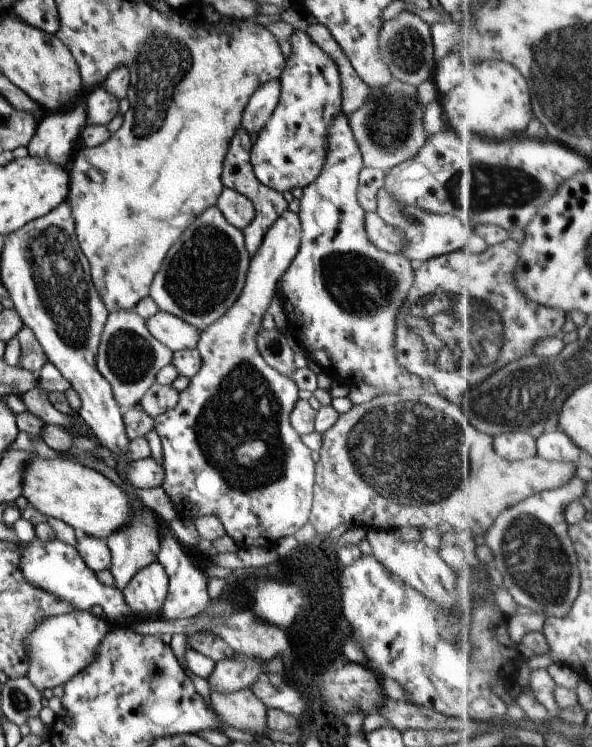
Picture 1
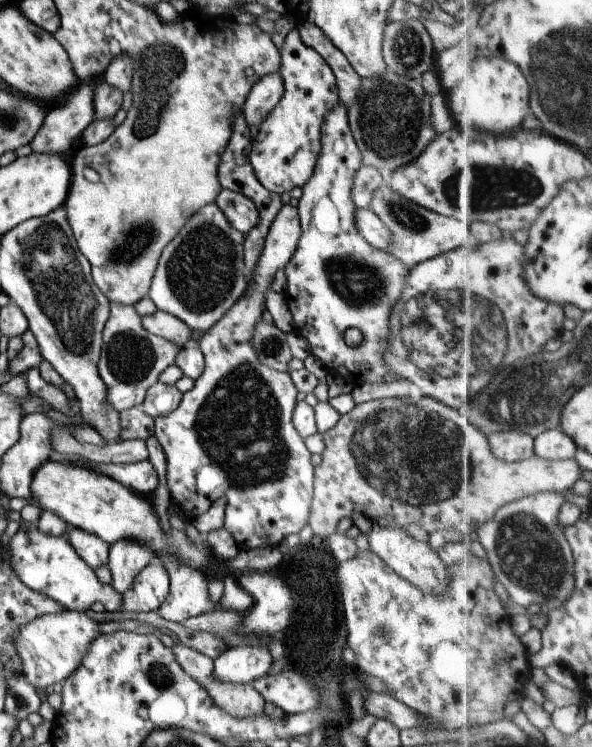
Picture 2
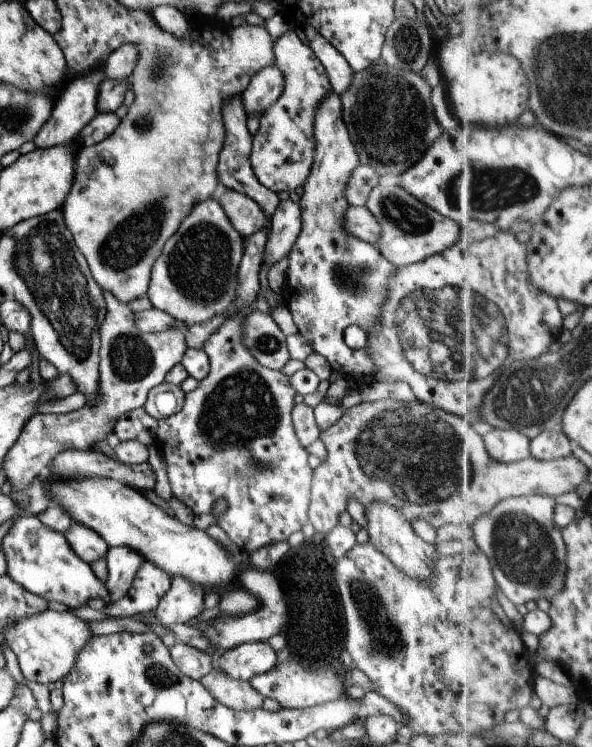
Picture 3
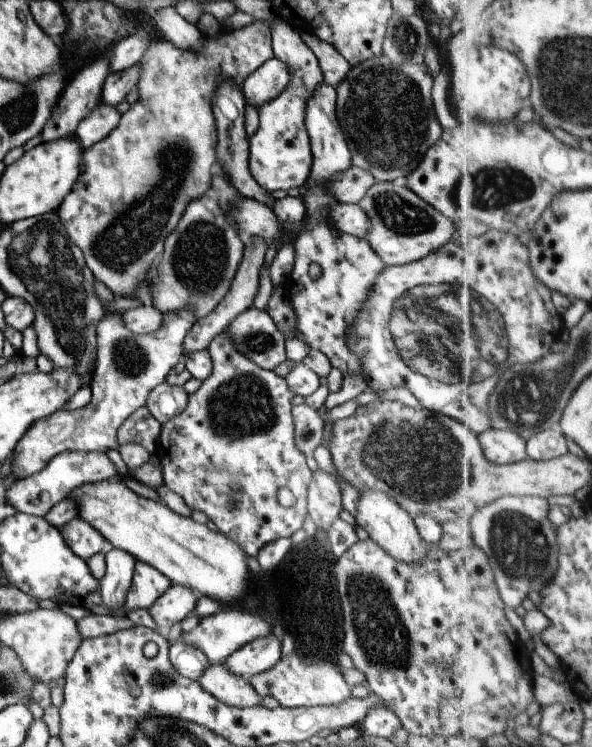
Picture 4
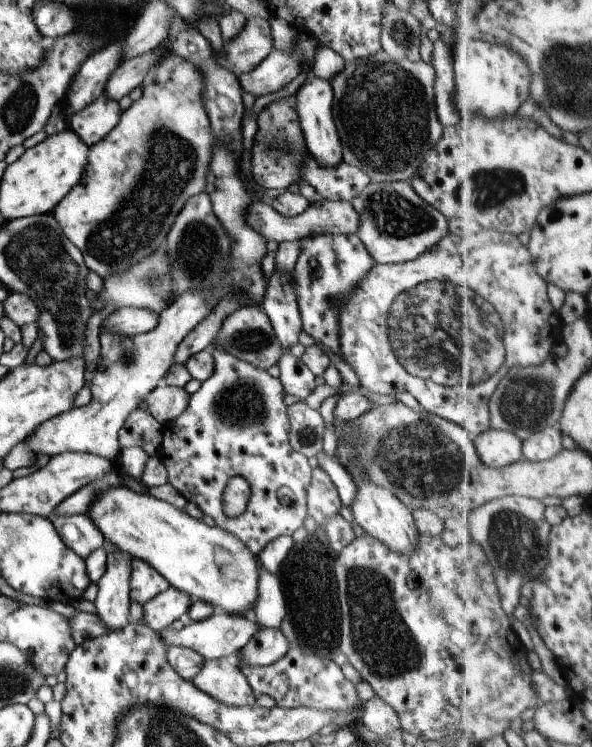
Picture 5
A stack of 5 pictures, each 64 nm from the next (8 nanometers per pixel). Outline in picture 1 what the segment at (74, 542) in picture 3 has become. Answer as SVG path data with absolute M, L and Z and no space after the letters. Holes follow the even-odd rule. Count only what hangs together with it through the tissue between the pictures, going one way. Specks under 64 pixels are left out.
M77 534L75 546L83 564L93 574L109 570L111 566L110 552L104 539L98 539L89 535Z

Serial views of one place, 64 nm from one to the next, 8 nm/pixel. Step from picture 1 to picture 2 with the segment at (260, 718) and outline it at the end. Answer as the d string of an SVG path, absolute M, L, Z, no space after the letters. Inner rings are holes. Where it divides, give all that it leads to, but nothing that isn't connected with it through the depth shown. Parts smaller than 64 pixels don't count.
M212 674L200 683L213 704L237 720L264 713L265 702L251 684L223 684Z

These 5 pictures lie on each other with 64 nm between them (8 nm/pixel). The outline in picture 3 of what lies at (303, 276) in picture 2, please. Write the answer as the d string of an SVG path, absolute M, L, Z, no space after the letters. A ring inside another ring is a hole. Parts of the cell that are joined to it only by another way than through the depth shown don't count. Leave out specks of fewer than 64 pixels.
M333 90L315 108L313 138L313 164L298 202L300 231L287 255L285 306L298 333L327 360L330 370L343 374L348 381L373 381L373 362L367 348L349 349L343 343L343 330L355 324L366 333L379 326L381 302L385 302L389 292L389 276L398 267L385 260L372 244L344 230L343 216L349 208L345 184L359 160L341 120L341 102Z

